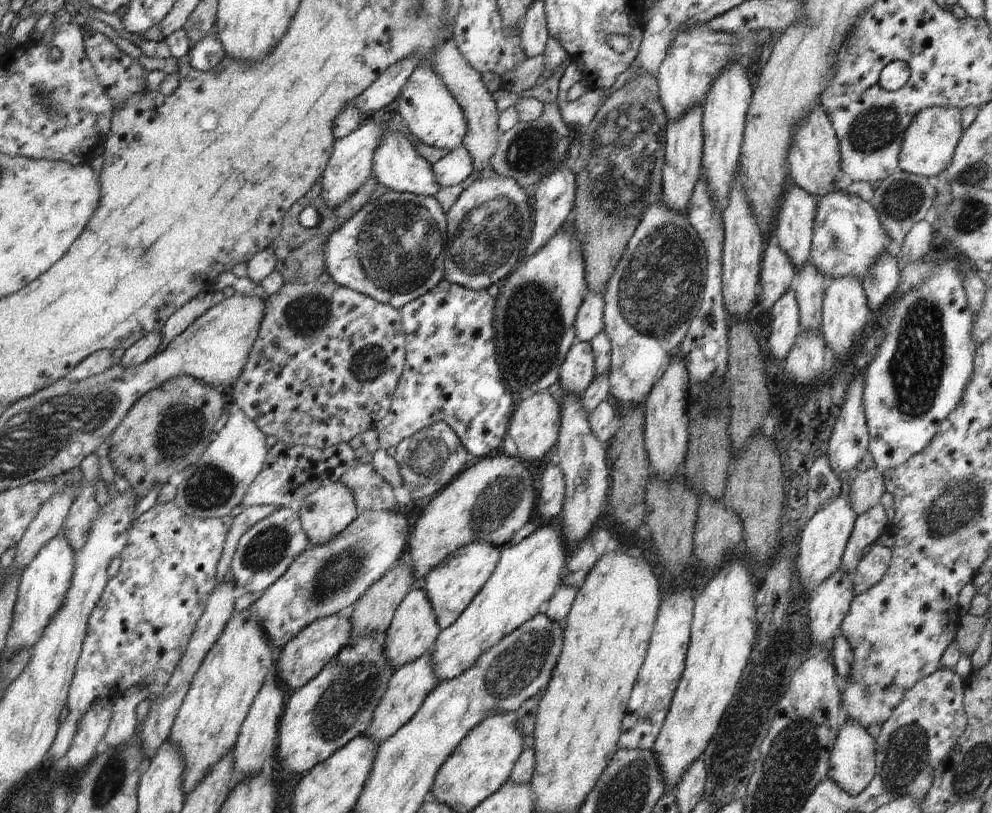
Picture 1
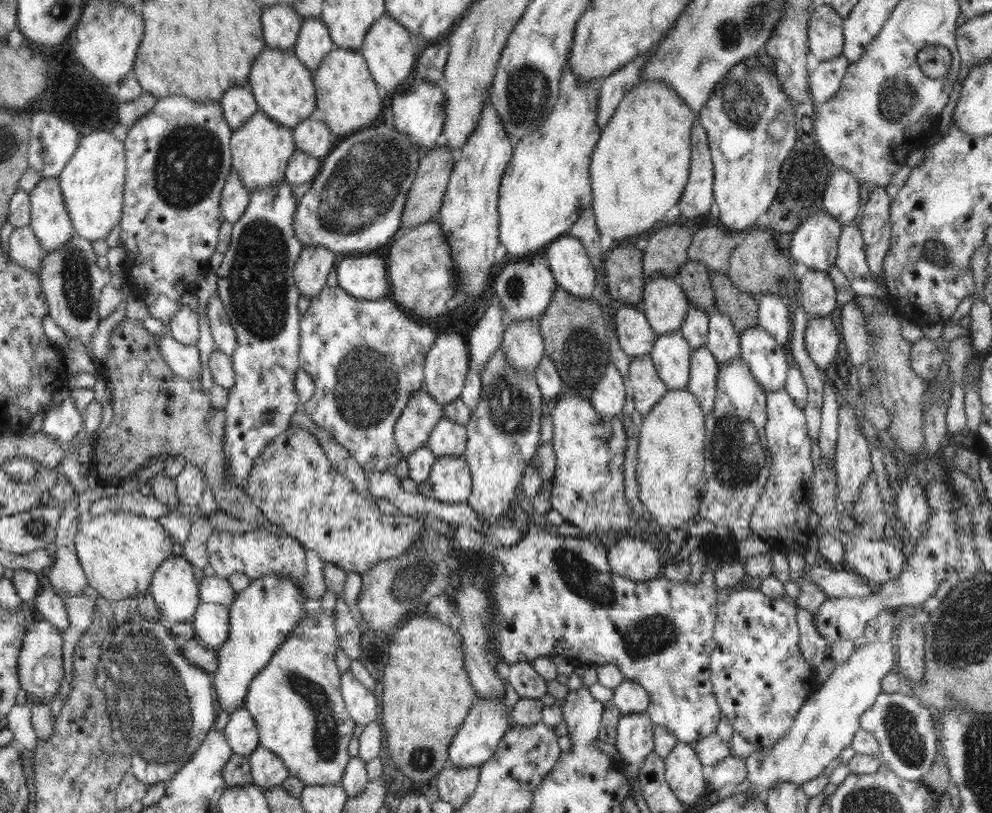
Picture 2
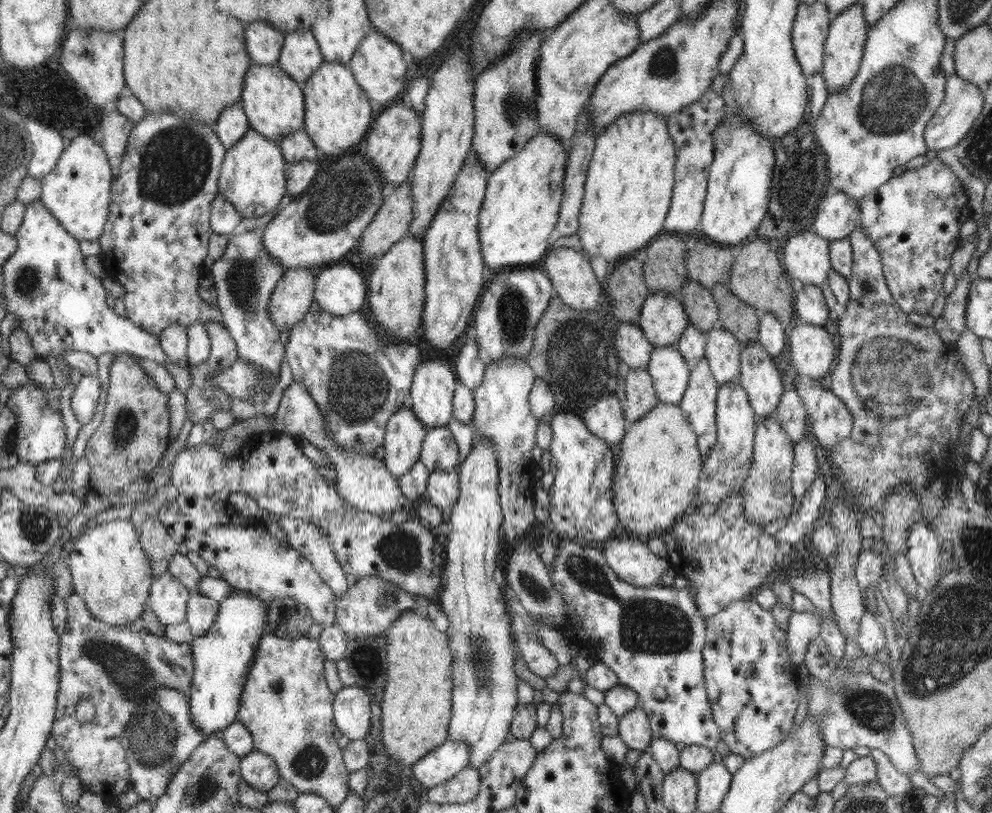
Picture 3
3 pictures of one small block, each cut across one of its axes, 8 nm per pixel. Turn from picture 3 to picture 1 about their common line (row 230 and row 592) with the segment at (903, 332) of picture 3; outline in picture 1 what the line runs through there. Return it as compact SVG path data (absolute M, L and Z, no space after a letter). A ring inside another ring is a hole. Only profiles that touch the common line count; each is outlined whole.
M877 542L871 547L871 552L863 556L856 571L850 574L855 596L859 596L879 584L890 567L892 559L891 548L886 548Z

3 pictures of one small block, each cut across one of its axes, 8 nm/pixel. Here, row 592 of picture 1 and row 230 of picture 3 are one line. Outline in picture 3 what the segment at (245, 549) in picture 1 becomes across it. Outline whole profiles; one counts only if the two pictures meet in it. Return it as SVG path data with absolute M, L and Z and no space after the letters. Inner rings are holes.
M239 229L230 236L221 258L212 266L210 276L218 294L217 308L223 318L223 325L232 335L237 346L239 358L258 366L262 370L262 379L255 388L255 394L250 401L259 409L269 398L272 388L279 382L282 360L284 360L285 347L280 341L280 331L275 327L270 315L270 300L272 291L282 280L287 271L262 245L263 234L254 231Z

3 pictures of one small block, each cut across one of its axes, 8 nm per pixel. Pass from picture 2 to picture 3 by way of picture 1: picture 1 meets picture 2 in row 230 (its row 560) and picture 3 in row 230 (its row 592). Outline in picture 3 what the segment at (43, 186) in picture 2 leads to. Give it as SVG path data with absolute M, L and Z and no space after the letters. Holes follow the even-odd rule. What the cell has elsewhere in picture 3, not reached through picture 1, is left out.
M36 200L25 205L25 213L22 224L14 235L18 241L18 248L12 254L12 258L6 260L6 264L1 266L2 277L4 277L6 305L8 313L14 313L28 338L30 344L36 351L36 358L45 360L46 358L62 358L63 352L89 353L96 358L102 354L128 353L136 357L155 360L156 363L174 363L174 365L184 366L189 374L196 368L196 365L189 361L186 356L183 362L173 362L169 356L160 348L159 337L142 330L131 320L116 315L114 310L106 304L106 294L109 291L109 284L104 284L94 278L85 266L85 255L81 254L80 242L75 237L68 234L66 229L54 218L50 211L44 206L41 200Z

